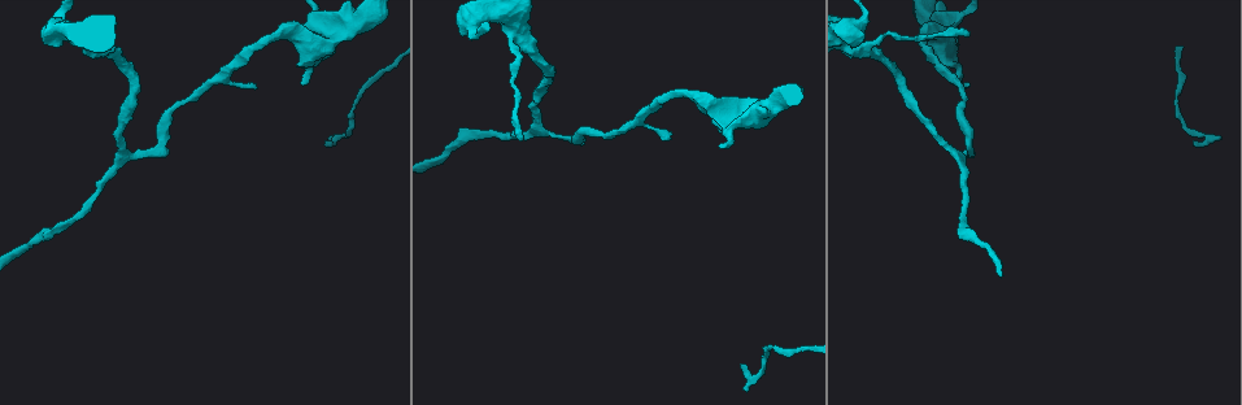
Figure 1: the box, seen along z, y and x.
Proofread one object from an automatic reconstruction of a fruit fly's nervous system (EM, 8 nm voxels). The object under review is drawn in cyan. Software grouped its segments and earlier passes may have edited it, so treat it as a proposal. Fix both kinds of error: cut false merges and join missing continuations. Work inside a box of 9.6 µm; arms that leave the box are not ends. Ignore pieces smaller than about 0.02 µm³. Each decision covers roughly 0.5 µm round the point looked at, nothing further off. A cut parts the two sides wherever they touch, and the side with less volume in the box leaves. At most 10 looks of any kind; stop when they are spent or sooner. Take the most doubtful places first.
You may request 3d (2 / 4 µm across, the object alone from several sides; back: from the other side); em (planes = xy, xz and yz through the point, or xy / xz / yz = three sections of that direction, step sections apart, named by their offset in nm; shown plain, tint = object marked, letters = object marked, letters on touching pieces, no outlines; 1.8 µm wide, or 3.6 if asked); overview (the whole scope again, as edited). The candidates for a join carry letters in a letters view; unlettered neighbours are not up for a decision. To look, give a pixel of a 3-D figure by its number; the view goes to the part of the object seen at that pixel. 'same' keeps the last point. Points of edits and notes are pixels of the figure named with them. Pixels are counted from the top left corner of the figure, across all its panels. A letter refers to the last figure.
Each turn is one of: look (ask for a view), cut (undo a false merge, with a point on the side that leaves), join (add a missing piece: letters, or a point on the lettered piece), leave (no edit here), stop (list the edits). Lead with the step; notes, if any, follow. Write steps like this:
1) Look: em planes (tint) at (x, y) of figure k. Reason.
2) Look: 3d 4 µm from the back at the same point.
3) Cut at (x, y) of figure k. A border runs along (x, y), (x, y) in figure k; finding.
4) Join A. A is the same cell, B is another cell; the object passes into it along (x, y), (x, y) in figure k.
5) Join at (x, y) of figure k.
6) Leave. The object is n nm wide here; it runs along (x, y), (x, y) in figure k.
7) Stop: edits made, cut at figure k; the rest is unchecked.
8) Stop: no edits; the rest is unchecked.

Look: em planes (letters) at (970, 34) of figure 1.

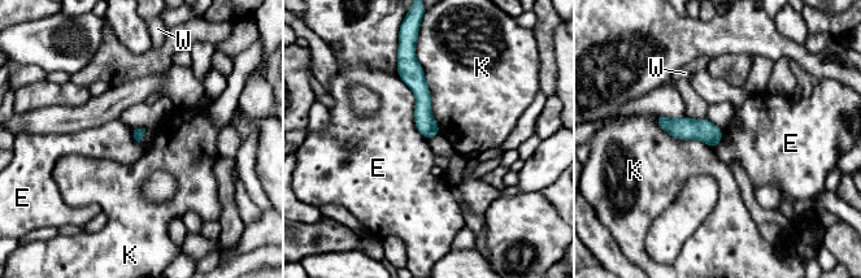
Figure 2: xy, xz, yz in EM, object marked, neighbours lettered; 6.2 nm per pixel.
Leave. E, K and W are other cells; it runs along (409, 61), (430, 134) in figure 2; no lettered piece goes on from it.

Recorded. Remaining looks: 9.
Look: 3d 4 µm at (964, 86) of figure 1. Thin end.

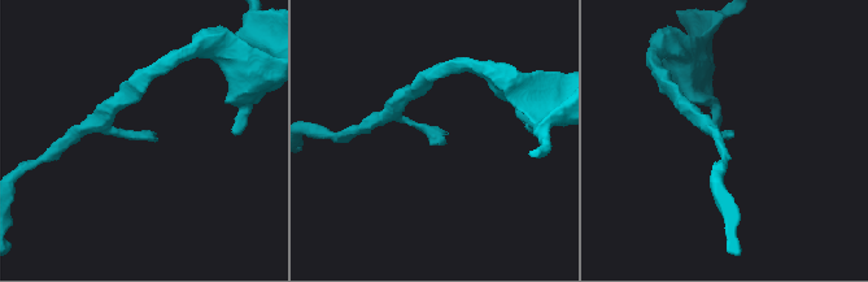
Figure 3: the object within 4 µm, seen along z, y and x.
Look: em planes (letters) at (156, 140) of figure 3. Need the tissue.

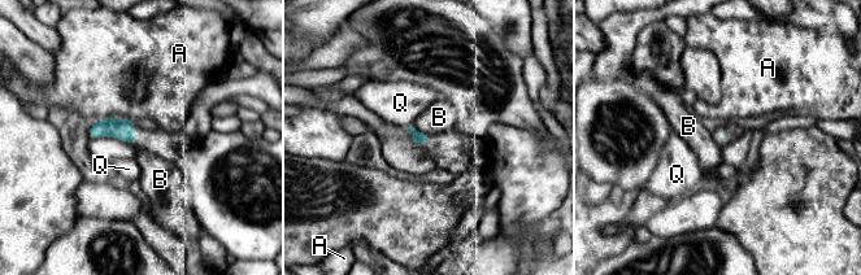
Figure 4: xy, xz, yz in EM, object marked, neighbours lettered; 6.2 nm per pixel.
Leave. A, B and Q are other cells; a border runs along (413, 126), (426, 135) in figure 4; no lettered piece goes on from it.

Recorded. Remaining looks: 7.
Look: em 3.6 µm planes (letters) at (512, 53) of figure 1. Thick turns thin.

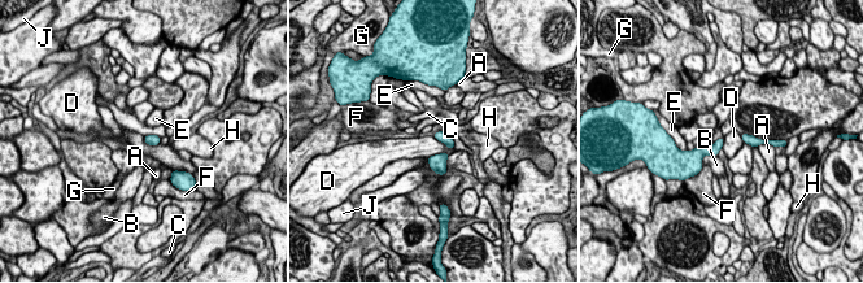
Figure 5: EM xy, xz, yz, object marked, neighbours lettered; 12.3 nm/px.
Leave. The longest contact is with D, 300 nm; A, B, C, D, E, F, G, H and J are other cells; a border runs along (434, 135), (449, 148), (453, 148) in figure 5; one cell here.

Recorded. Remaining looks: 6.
Look: em yz step 16 (letters) at (574, 140) of figure 1. Abrupt turn.

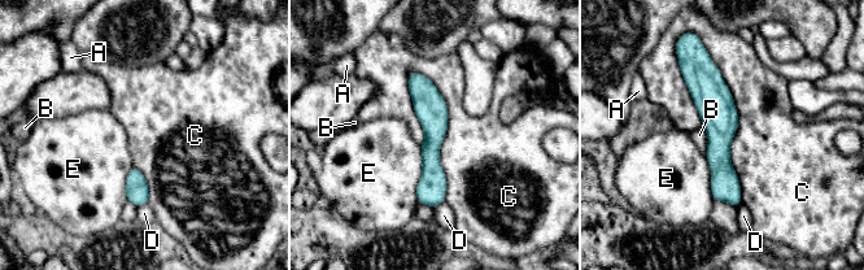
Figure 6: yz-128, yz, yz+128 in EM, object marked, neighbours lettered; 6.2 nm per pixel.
Leave. The longest contact is with C, 850 nm; A, B, C, D and E are other cells; continuous, no second cell.

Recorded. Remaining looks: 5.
Stop: no edits; the rest is unchecked.

